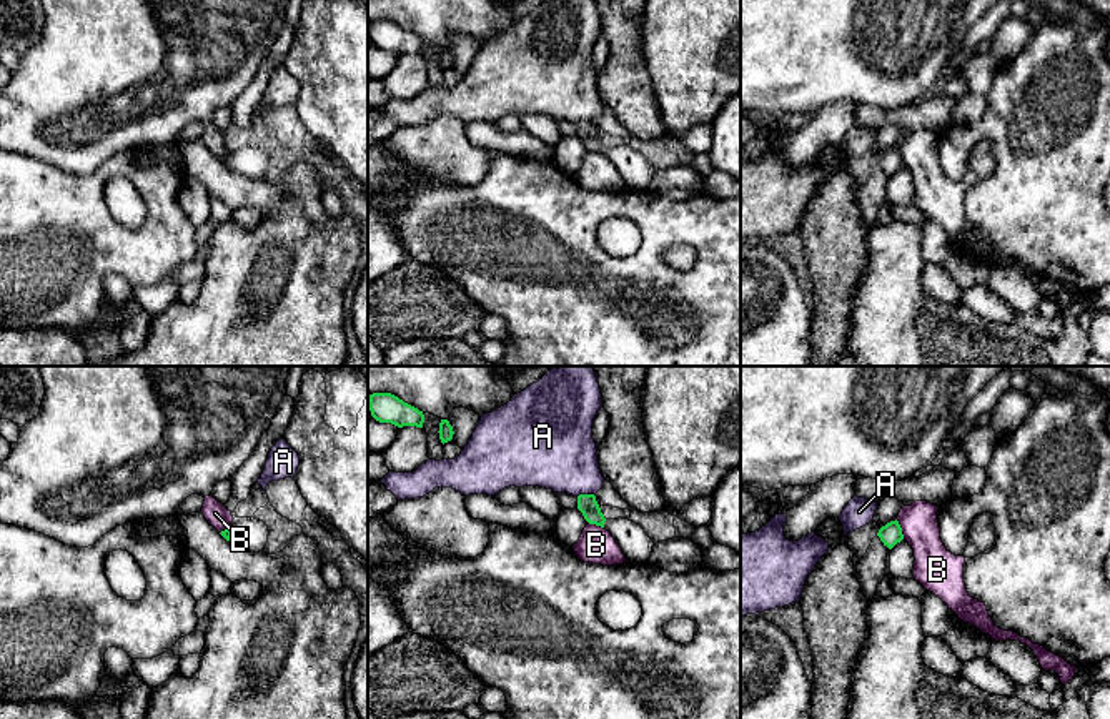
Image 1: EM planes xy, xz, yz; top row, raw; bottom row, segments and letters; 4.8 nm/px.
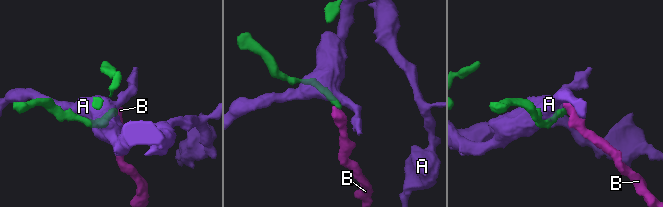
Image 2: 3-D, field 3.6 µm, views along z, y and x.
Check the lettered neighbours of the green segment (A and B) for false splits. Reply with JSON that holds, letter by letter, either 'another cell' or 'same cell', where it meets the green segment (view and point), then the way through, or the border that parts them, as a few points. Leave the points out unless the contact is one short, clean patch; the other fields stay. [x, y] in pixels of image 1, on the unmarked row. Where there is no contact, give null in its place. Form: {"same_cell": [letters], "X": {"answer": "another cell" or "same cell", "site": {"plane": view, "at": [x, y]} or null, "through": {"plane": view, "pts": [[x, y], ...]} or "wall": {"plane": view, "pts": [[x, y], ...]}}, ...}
{"same_cell": [], "A": {"answer": "another cell", "site": {"plane": "xz", "at": [584, 122]}}, "B": {"answer": "another cell", "site": {"plane": "yz", "at": [901, 157]}, "wall": {"plane": "yz", "pts": [[896, 147], [904, 165]]}}}

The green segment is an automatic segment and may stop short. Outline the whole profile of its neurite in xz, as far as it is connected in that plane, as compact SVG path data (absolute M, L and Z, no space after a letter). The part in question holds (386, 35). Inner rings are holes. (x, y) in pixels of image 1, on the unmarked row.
M391 20L369 22L371 43L379 50L391 50L398 55L416 53L423 55L424 42L418 35L404 30Z

